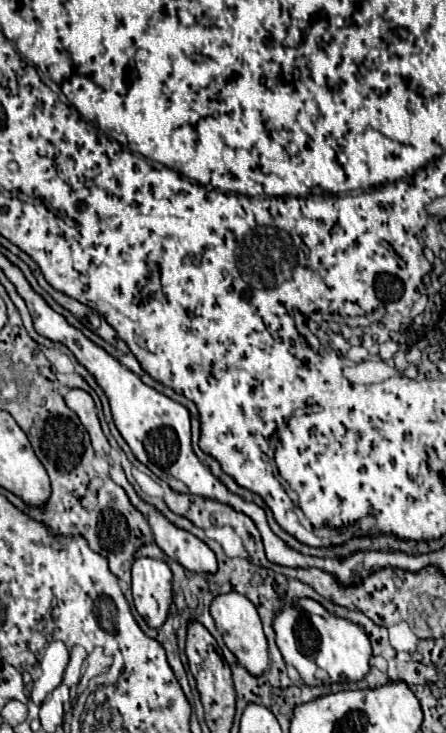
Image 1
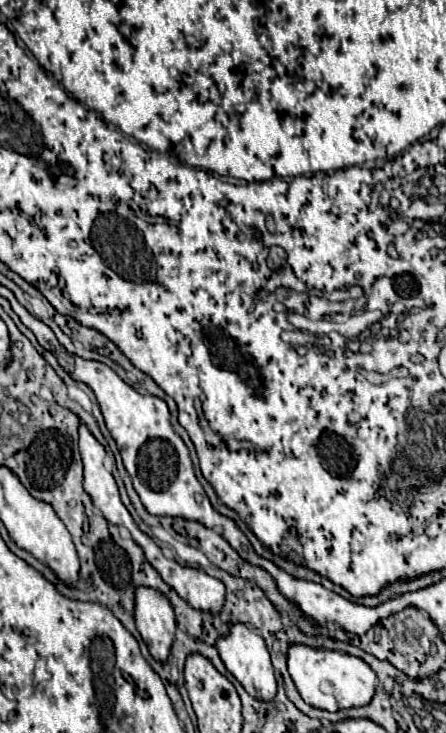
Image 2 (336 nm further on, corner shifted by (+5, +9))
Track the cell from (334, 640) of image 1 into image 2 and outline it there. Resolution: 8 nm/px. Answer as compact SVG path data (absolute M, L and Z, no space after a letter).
M291 644L287 652L287 670L303 700L315 708L323 708L329 712L349 706L365 706L375 694L375 672L369 668L369 664L365 664L365 660L347 652L311 648L307 644Z

